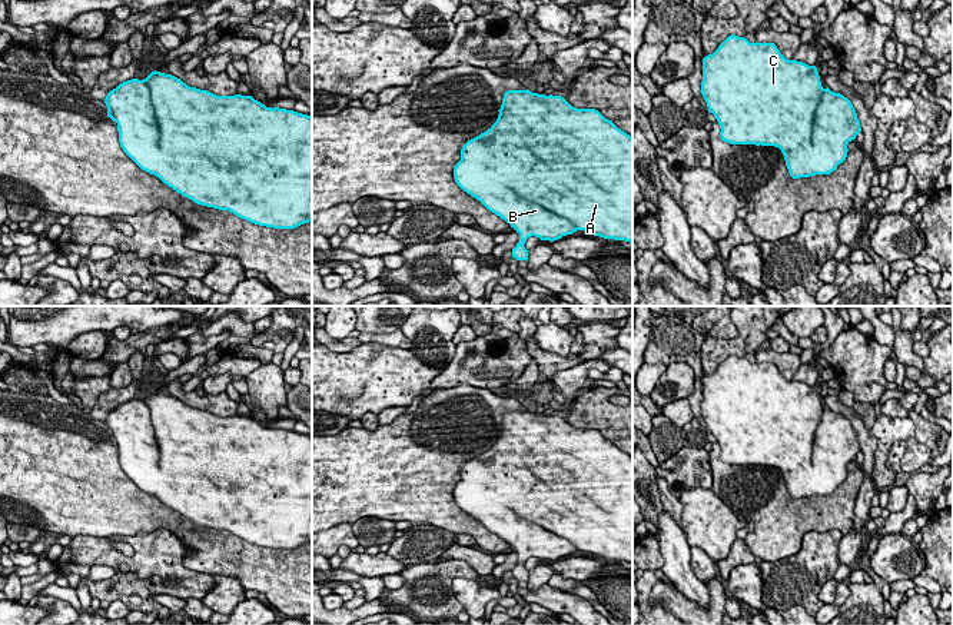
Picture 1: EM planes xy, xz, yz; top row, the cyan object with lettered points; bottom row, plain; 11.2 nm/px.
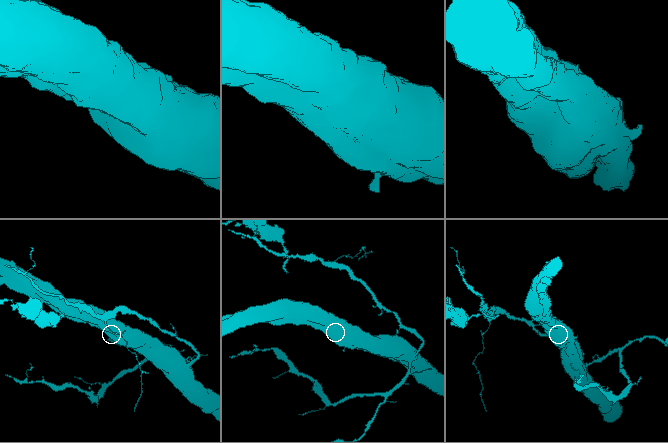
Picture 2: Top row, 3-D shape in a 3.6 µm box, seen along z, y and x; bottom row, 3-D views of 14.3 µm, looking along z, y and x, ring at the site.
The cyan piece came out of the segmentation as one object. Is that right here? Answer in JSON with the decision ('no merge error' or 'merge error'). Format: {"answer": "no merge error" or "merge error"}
{"answer": "no merge error"}

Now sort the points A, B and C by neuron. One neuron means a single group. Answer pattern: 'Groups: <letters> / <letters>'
Groups: A B C

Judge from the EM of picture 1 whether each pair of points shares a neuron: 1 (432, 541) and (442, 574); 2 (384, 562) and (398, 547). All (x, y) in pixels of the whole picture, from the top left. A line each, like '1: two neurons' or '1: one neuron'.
1: two neurons
2: two neurons

